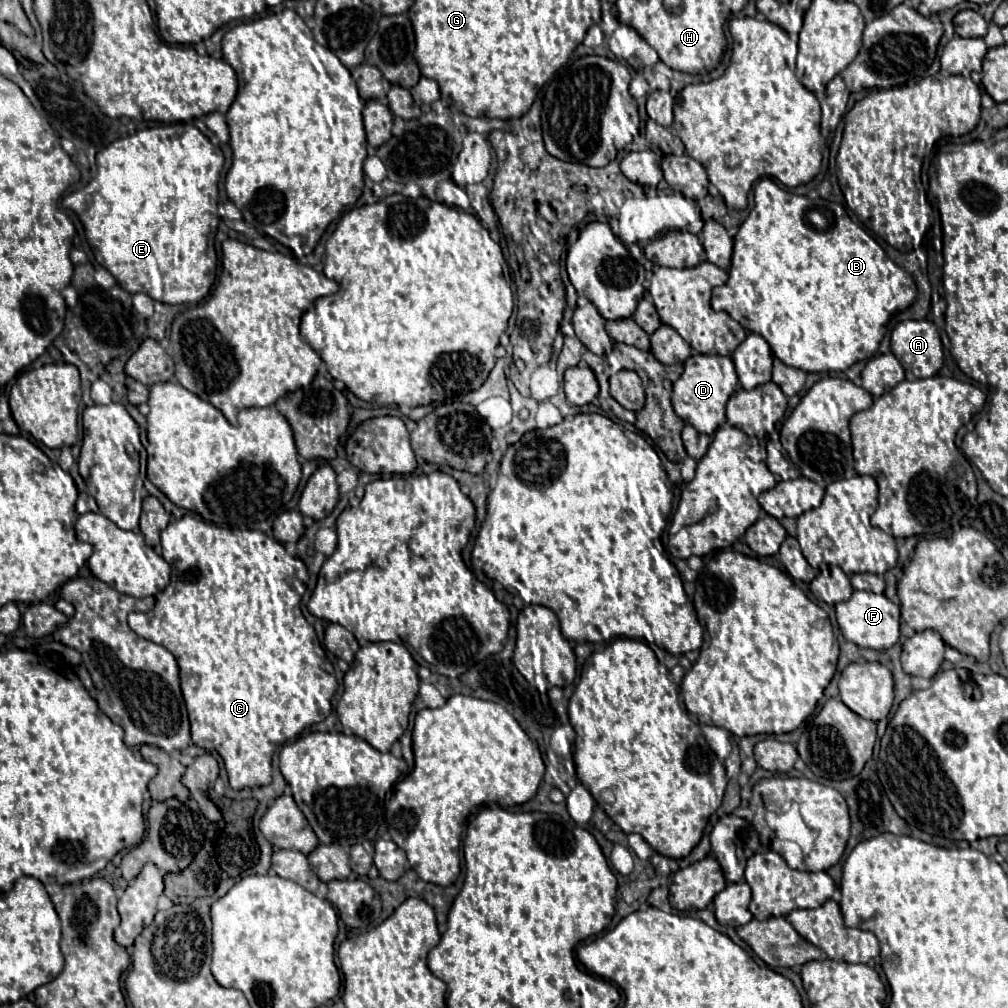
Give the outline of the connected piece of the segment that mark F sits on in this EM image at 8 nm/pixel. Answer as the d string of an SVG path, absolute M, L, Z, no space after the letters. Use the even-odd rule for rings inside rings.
M854 590L850 600L836 604L836 618L844 638L858 644L860 648L888 650L900 638L900 608L894 602L890 602L884 594L878 596L874 592Z

